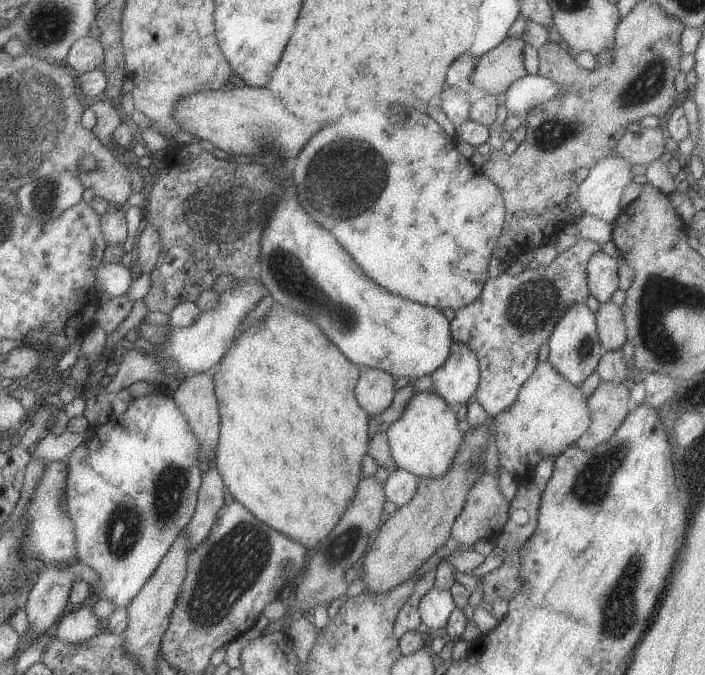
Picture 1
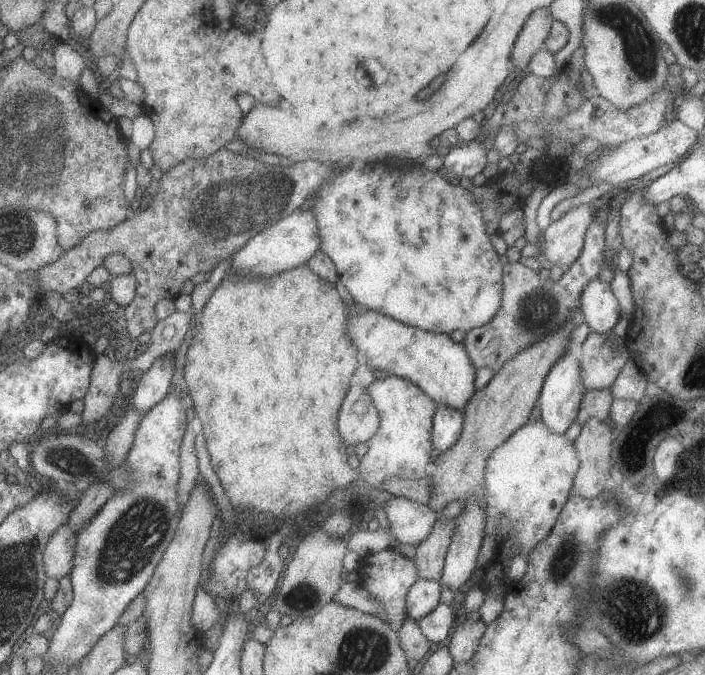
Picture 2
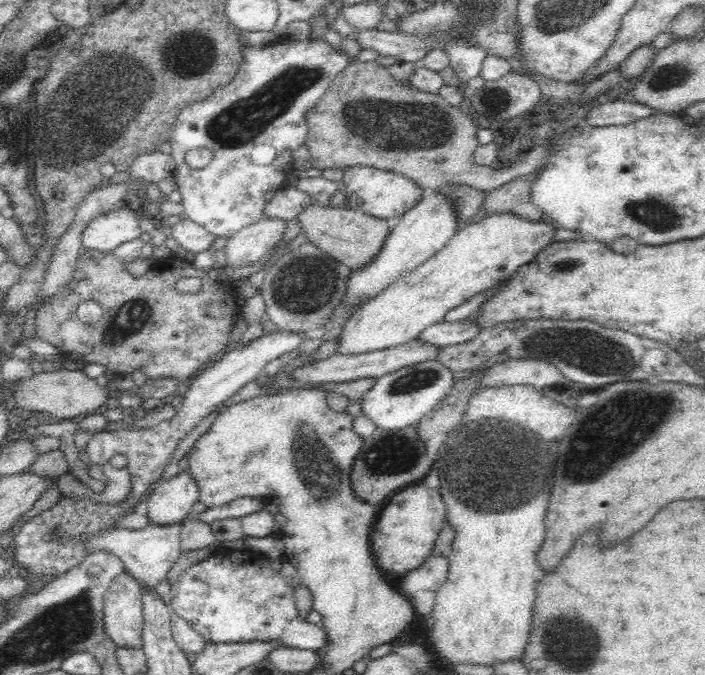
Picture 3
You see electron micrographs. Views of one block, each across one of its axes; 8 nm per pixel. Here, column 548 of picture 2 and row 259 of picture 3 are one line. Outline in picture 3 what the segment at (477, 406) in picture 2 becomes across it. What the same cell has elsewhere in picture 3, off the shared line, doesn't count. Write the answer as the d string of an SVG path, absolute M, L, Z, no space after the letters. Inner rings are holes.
M314 203L295 217L301 226L299 231L306 234L307 241L349 269L363 267L376 257L390 232L386 220L367 215L359 209L349 209L347 205L330 207Z

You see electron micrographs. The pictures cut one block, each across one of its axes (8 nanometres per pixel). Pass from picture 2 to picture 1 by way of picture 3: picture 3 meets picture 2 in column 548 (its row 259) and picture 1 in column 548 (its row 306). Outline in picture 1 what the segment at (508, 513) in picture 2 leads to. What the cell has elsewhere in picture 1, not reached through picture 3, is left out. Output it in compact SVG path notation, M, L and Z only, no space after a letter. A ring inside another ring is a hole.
M549 360L540 361L532 376L521 386L514 404L495 416L499 464L511 472L516 480L532 478L534 467L542 458L550 455L556 458L586 432L591 423L591 412L580 387L562 376Z

